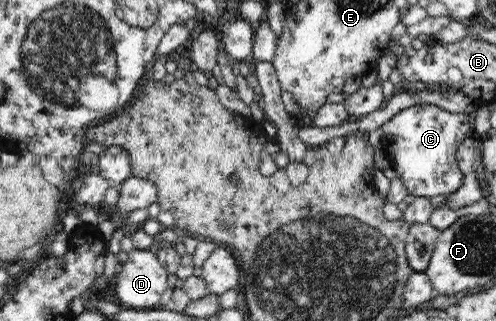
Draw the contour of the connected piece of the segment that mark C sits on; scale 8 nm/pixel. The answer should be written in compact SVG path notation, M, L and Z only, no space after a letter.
M415 104L406 107L382 125L384 131L385 151L391 151L392 163L405 187L415 196L435 197L435 195L450 195L459 189L466 178L461 173L456 162L456 153L463 140L473 133L473 115L445 111L435 104Z

